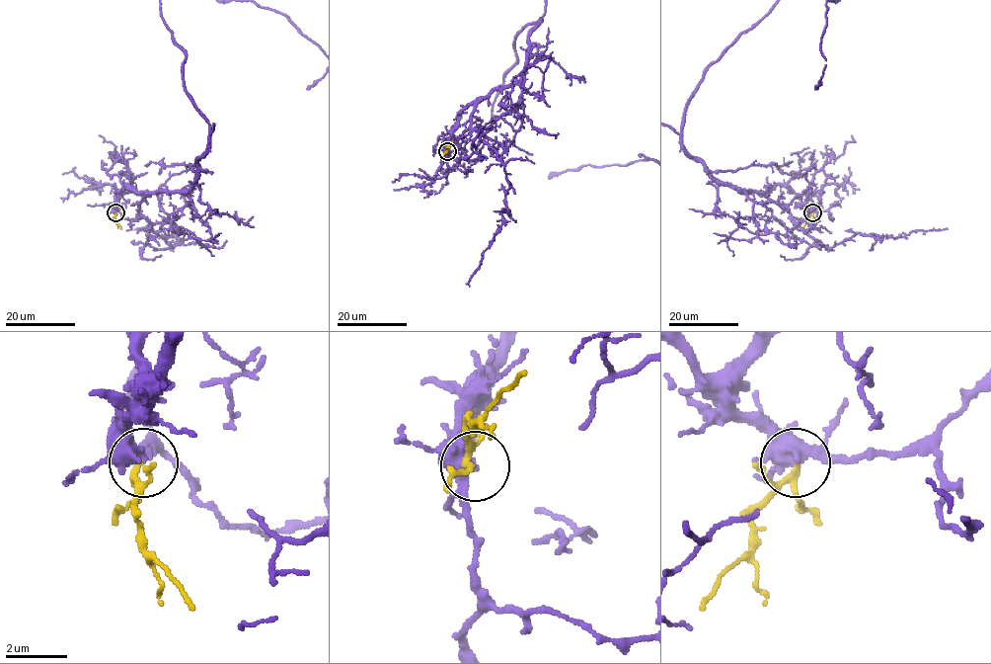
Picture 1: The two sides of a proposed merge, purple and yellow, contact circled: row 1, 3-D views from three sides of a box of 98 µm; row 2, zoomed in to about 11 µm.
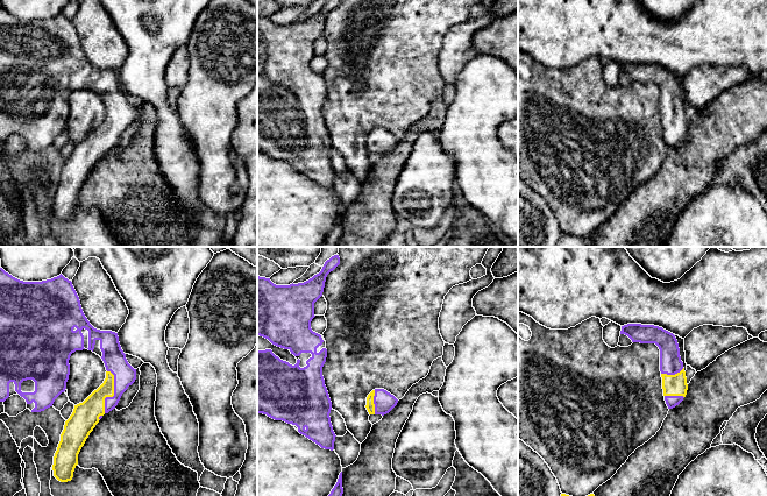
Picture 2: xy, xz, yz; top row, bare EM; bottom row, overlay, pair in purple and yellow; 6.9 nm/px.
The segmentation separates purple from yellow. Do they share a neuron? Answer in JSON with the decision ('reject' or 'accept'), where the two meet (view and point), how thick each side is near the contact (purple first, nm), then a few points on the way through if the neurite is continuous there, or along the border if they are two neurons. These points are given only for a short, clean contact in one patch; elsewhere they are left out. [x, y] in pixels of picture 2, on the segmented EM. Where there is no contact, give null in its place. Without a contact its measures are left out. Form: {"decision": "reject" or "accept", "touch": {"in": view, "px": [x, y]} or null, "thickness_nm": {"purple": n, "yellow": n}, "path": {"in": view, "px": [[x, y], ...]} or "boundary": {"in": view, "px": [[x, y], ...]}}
{"decision": "accept", "touch": {"in": "xy", "px": [114, 394]}, "thickness_nm": {"purple": 160, "yellow": 180}, "path": {"in": "xy", "px": [[114, 359], [114, 394], [85, 415]]}}

